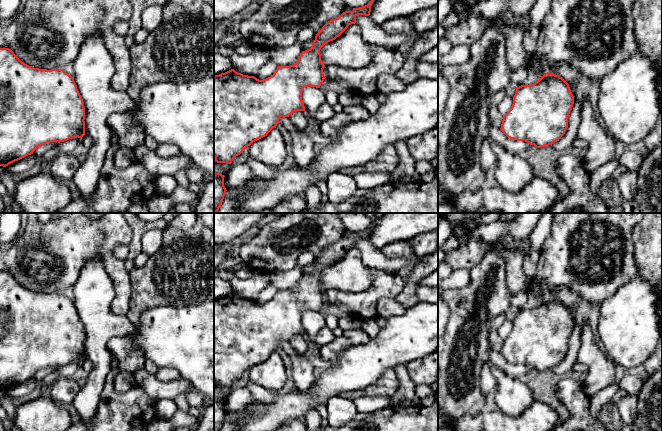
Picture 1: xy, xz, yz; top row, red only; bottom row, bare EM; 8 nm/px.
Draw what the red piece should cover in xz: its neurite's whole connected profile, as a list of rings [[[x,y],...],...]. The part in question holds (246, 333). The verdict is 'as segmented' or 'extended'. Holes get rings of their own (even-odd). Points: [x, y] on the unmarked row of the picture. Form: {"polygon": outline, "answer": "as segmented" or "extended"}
{"polygon": [[[374,222],[362,231],[353,232],[352,235],[345,235],[333,244],[328,245],[316,258],[315,264],[310,273],[302,275],[294,289],[278,290],[270,301],[259,304],[254,300],[243,299],[231,293],[225,297],[214,300],[214,382],[217,387],[231,388],[234,382],[240,379],[243,374],[253,366],[267,360],[267,358],[280,347],[281,341],[289,341],[295,335],[305,335],[302,324],[304,311],[320,312],[324,303],[323,293],[326,292],[321,284],[320,274],[330,265],[339,261],[351,248],[356,247],[357,239],[369,240]]], "answer": "as segmented"}

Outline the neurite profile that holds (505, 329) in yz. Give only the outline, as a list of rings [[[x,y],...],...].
[[[506,320],[498,329],[498,334],[502,339],[505,339],[512,331],[513,322]]]

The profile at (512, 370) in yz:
[[[488,349],[490,363],[500,368],[507,376],[511,378],[524,378],[530,373],[534,373],[534,369],[530,369],[525,365],[517,365],[508,362],[500,352]]]

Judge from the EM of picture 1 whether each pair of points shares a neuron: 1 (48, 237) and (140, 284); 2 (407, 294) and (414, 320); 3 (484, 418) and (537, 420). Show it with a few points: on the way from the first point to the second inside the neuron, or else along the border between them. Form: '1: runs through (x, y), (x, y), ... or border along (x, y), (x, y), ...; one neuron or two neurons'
1: border along (128, 272), (131, 285), (130, 303); two neurons
2: border along (418, 301), (408, 308); two neurons
3: runs through (497, 420), (524, 420); one neuron

